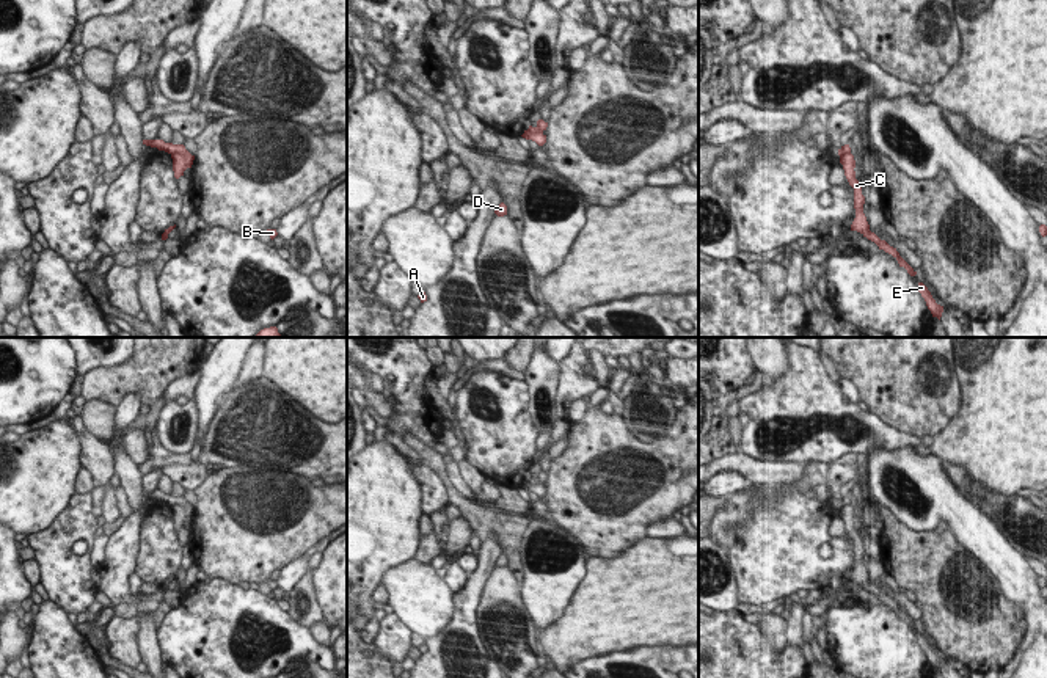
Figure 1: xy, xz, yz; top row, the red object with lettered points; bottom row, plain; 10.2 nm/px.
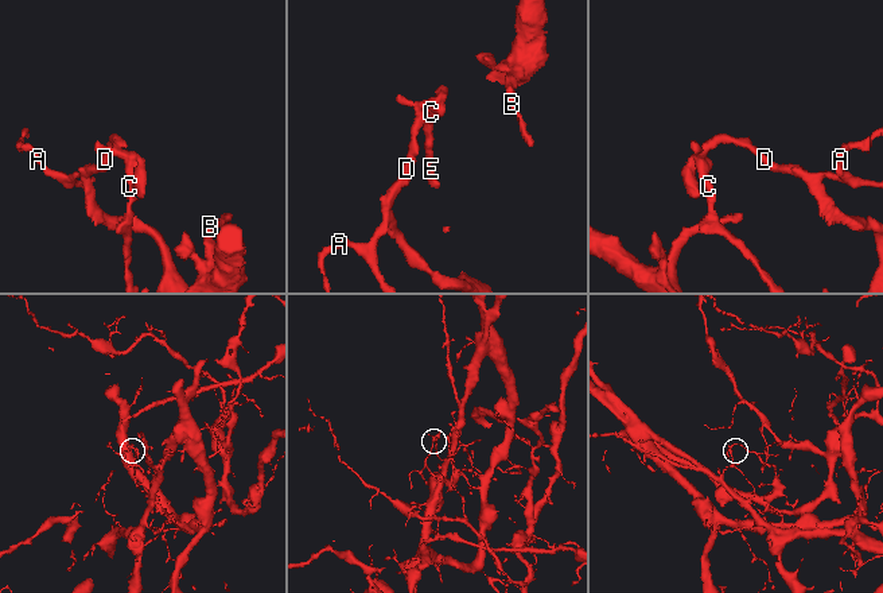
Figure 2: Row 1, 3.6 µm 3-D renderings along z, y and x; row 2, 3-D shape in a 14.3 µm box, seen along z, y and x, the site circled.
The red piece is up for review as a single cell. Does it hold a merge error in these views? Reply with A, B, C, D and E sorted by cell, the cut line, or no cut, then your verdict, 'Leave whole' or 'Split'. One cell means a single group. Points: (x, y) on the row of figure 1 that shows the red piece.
Groups: A D / B C E. Split along xy (187, 151), (171, 156). Split

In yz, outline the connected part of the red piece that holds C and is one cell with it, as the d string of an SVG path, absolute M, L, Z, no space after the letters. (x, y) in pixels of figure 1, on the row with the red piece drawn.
M848 152L846 155L840 157L840 163L843 165L845 176L848 179L849 185L854 188L855 218L851 224L851 231L857 231L868 240L874 242L879 246L879 250L884 250L885 253L892 254L898 261L899 267L904 267L910 276L915 276L917 272L899 256L896 248L890 246L885 240L881 240L874 232L870 231L870 224L863 213L865 196L862 195L860 182L855 179L854 155L851 152Z

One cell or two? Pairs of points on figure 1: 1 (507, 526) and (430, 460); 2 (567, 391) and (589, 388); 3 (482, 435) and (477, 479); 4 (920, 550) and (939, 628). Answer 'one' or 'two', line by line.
1: one
2: one
3: two
4: one

